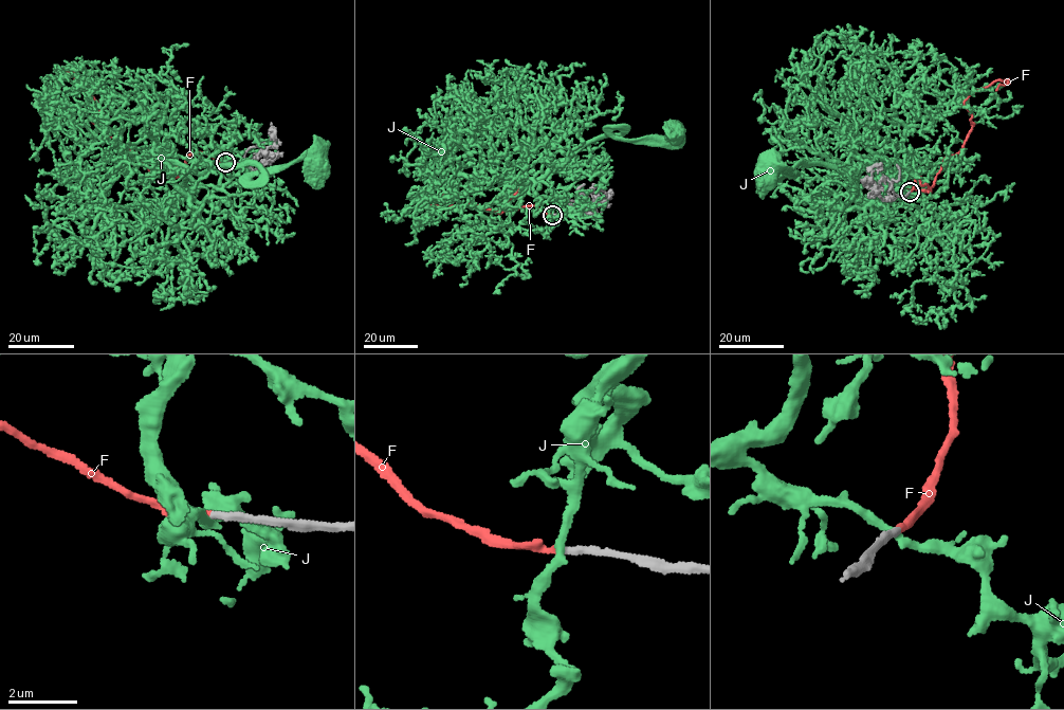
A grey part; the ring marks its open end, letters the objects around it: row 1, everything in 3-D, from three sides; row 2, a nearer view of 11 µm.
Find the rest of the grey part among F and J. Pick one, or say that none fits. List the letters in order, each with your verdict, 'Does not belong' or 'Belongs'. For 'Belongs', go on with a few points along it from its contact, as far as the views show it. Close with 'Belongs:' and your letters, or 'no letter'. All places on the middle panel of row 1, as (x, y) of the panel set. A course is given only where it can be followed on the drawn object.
F: Belongs. Its course: (552, 214), (532, 205), (460, 208), (444, 203), (455, 190), (427, 206), (443, 206)
J: Does not belong
Belongs: F

